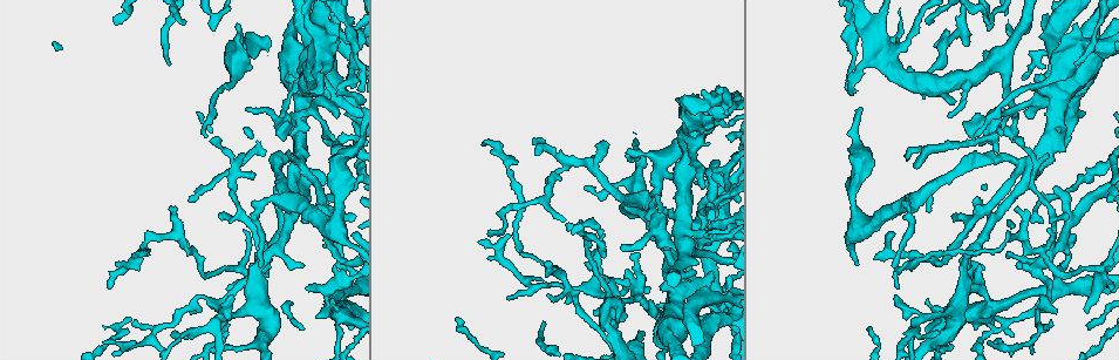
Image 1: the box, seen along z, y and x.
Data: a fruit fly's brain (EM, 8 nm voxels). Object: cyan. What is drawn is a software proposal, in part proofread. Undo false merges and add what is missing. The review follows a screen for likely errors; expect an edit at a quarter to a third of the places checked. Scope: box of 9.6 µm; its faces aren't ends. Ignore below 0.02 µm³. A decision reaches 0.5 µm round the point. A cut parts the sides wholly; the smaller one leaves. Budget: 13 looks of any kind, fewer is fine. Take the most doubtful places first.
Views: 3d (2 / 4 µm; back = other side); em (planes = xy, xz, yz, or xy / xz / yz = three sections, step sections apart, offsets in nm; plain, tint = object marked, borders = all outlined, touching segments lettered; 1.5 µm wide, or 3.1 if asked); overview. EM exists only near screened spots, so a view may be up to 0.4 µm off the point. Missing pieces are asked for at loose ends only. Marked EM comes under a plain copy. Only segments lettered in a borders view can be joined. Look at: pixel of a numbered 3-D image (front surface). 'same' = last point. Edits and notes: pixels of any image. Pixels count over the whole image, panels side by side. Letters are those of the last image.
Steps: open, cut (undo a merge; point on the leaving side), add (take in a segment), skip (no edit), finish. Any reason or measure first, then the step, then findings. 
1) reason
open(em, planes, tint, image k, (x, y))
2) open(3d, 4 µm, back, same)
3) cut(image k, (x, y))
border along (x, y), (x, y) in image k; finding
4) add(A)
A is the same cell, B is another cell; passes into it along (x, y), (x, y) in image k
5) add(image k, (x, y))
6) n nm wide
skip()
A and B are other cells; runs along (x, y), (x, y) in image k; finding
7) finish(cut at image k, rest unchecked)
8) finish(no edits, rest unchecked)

open(3d, 2 µm, image 1, (658, 233))

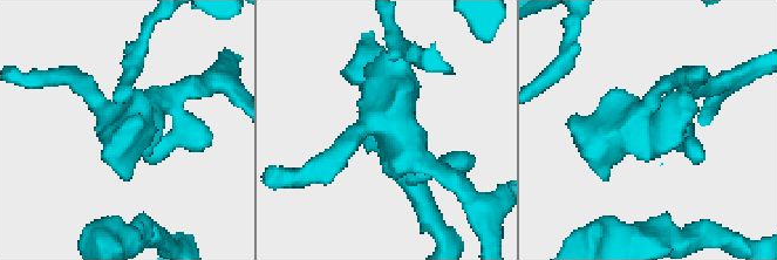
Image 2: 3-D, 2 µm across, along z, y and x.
now the EM
open(em, xy, step 8, tint, image 2, (122, 123))

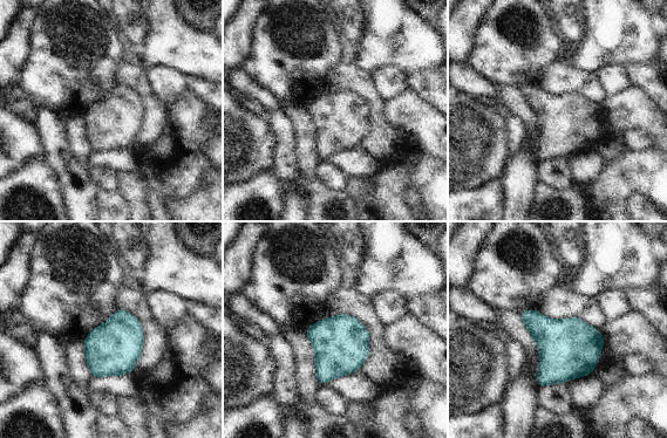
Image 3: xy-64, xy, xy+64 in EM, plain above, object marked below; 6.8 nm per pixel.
open(em, xy, step 8, borders, same)

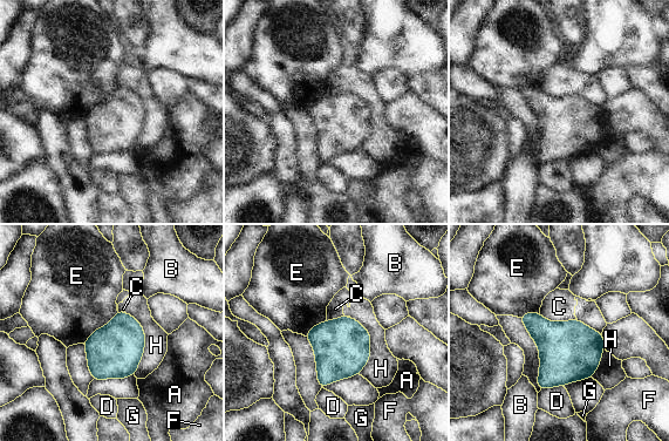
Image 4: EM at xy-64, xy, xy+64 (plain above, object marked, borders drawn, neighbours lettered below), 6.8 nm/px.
H touches over 440 nm
skip()
A, B, C, D, E, F, G and H are other cells; border along (117, 311), (83, 344) in image 4; one cell here

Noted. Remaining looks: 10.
an open end
open(3d, 2 µm, image 1, (353, 21))

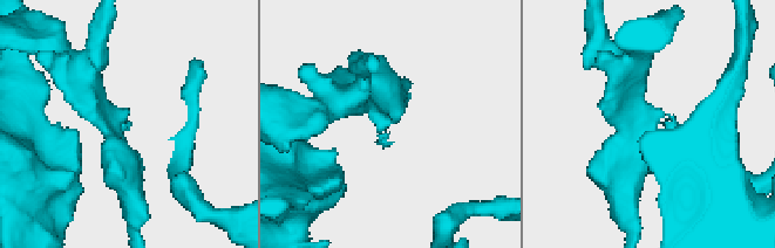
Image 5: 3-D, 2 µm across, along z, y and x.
open(em, planes, borders, image 5, (385, 146))

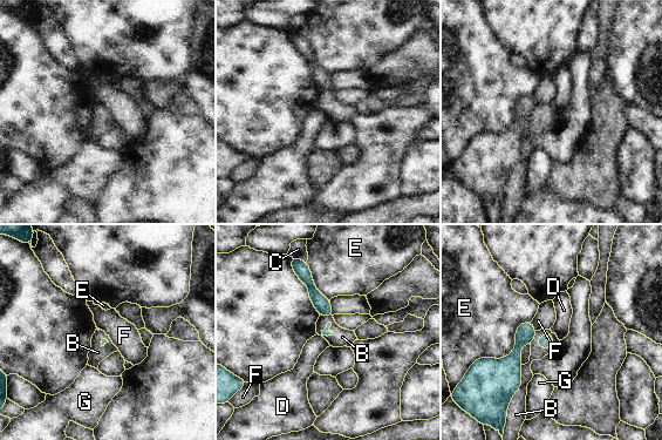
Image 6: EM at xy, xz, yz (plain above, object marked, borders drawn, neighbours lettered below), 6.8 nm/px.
skip()
B, C, D, E, F and G are other cells; no lettered segment goes on from it

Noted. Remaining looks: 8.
free end
open(em, xy, step 4, borders, image 1, (135, 321))

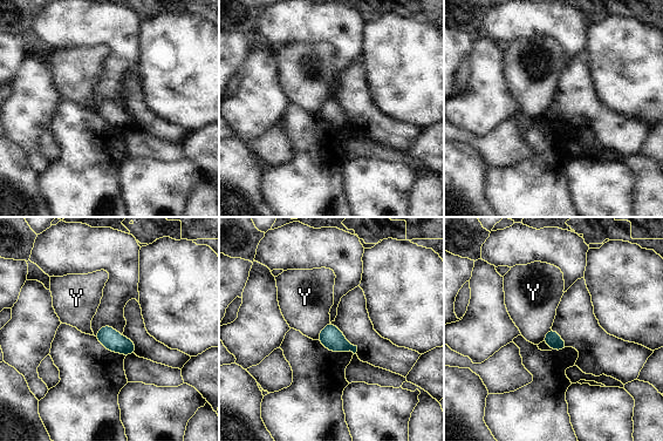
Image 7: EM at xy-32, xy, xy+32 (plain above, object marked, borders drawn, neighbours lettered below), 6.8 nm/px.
open(em, planes, borders, same)

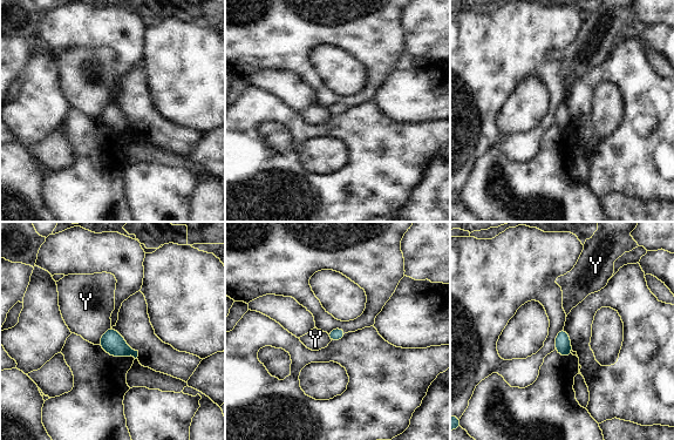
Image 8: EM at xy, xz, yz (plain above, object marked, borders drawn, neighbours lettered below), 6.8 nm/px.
skip()
Y is another cell; none of them fits

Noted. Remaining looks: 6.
free end
open(em, xy, step 8, borders, image 1, (478, 241))

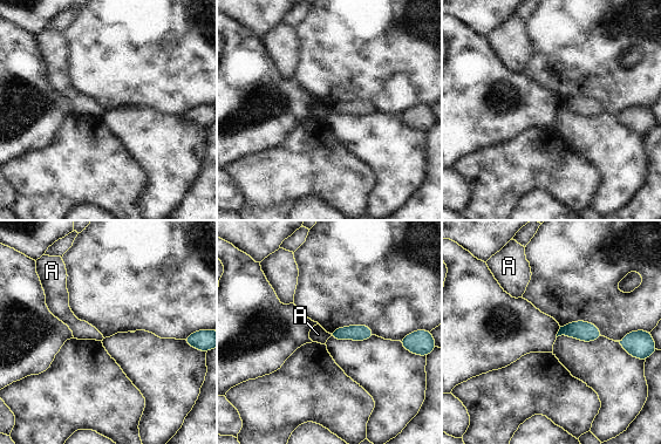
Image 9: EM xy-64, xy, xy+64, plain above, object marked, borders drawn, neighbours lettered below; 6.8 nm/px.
cut it another way
open(em, planes, borders, same)

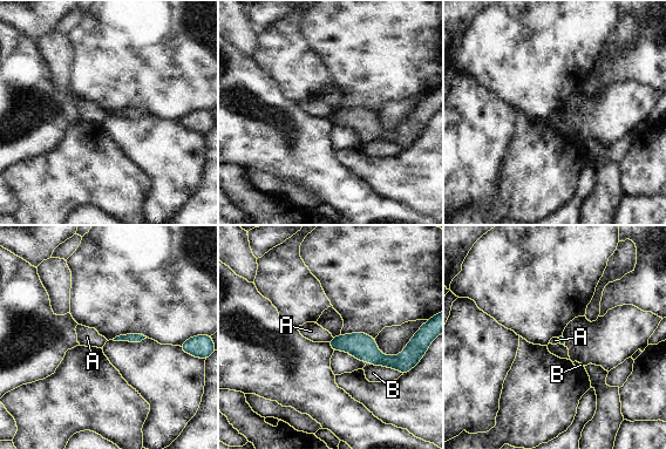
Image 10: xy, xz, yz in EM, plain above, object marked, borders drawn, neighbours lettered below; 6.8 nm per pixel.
B touches over 260 nm
skip()
A and B are other cells; border along (333, 338), (327, 341) in image 10; no lettered segment goes on from it

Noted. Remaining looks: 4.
tapers out
open(3d, 2 µm, image 1, (112, 21))

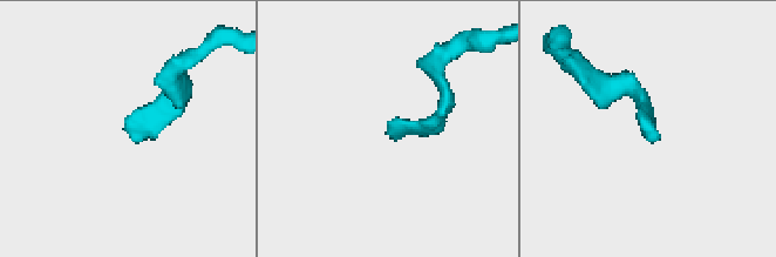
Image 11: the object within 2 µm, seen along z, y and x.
need the tissue
open(em, xy, step 4, borders, image 11, (384, 133))

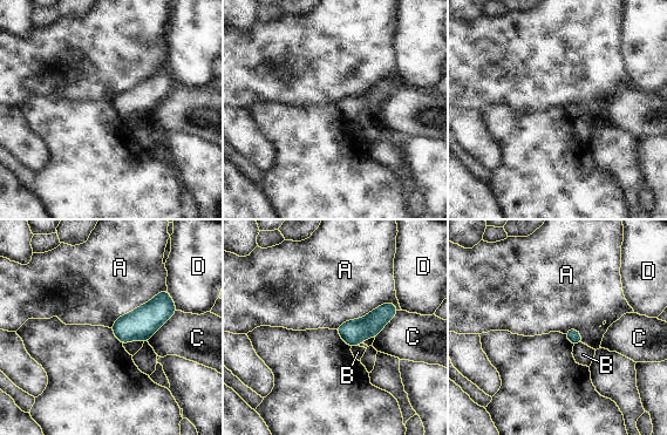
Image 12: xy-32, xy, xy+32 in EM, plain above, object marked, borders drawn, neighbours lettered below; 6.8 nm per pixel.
cut it another way
open(em, yz, step 4, borders, same)

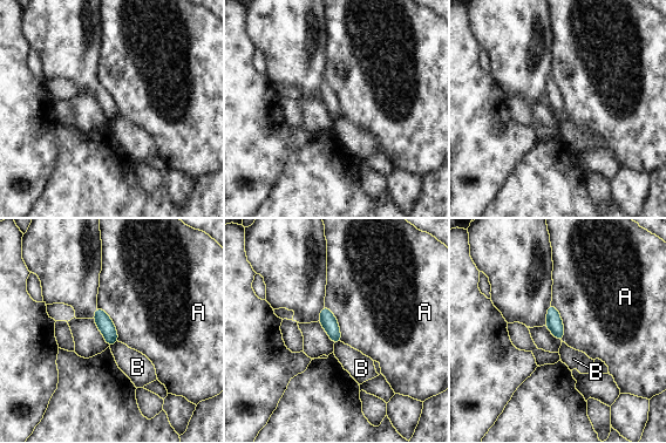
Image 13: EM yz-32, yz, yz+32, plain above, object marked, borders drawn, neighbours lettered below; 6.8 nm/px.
110 nm wide
skip()
A and B are other cells; border along (551, 302), (563, 325), (563, 341) in image 13; none of them fits

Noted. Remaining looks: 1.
finish(no edits, rest unchecked)

